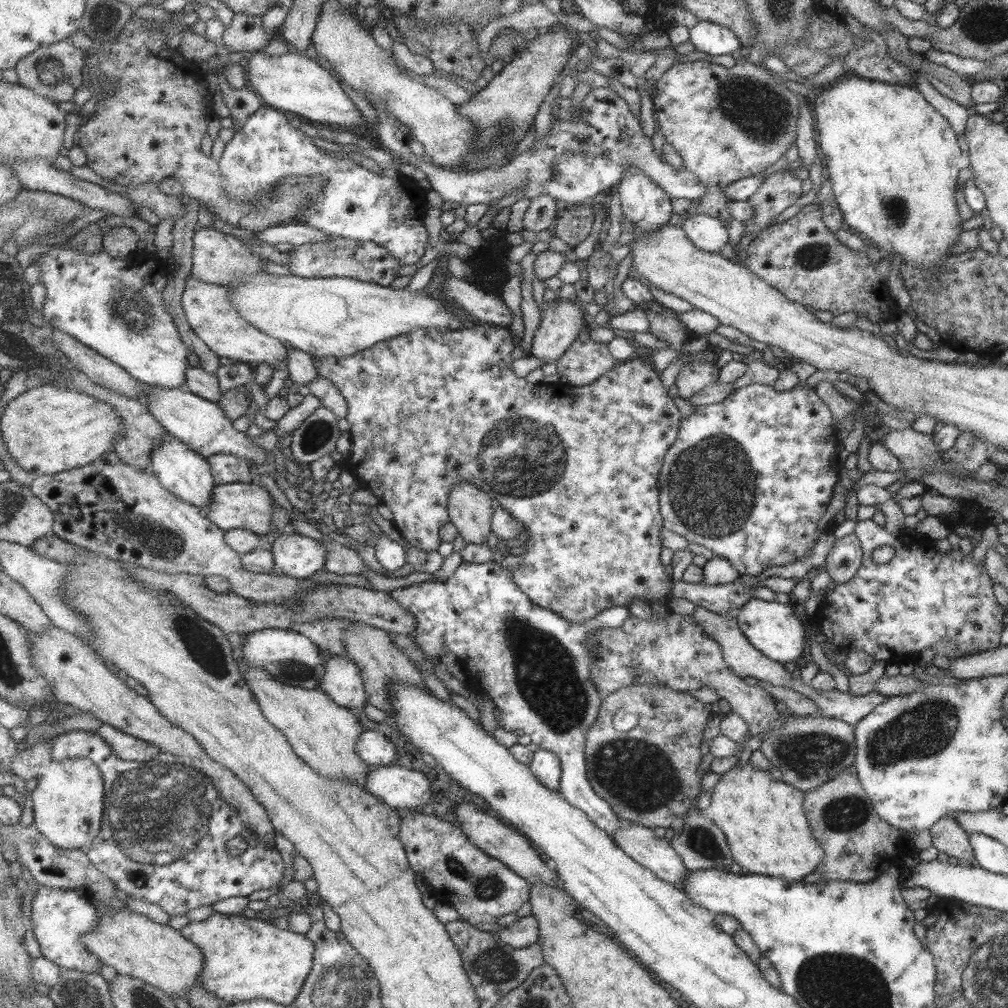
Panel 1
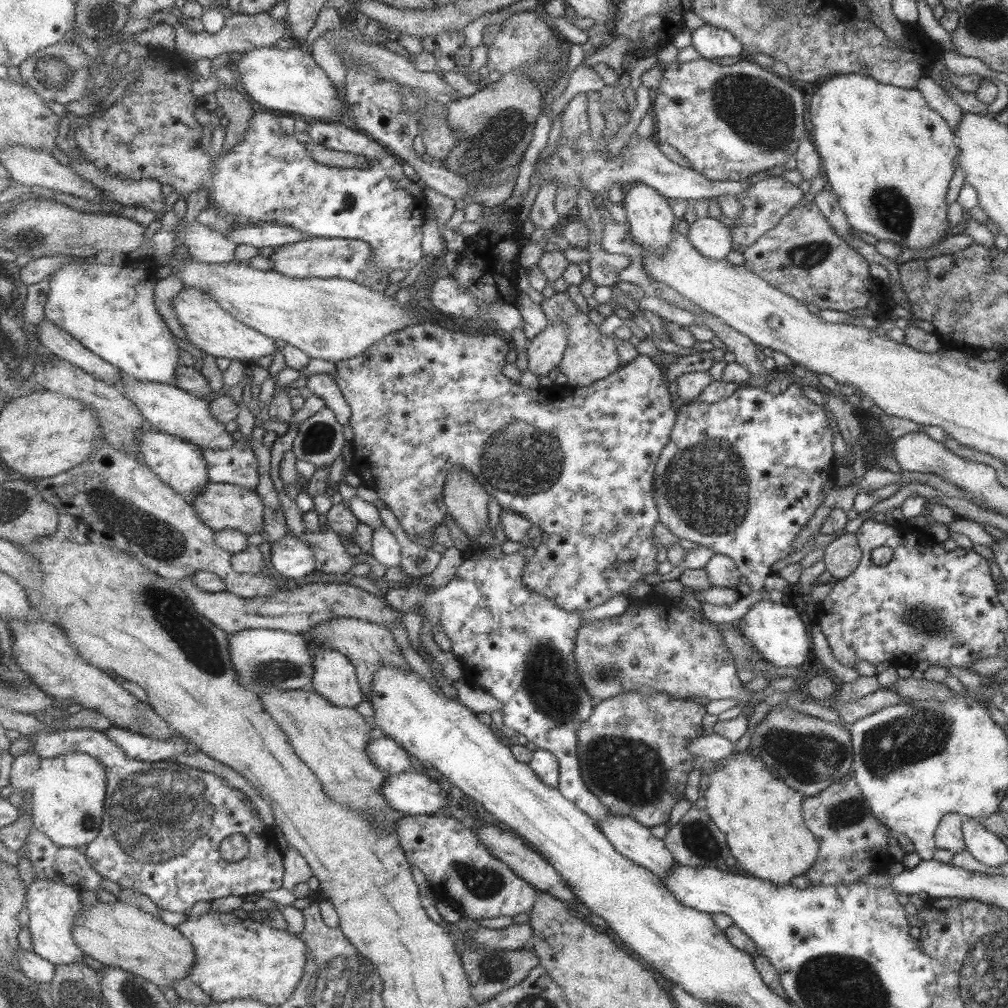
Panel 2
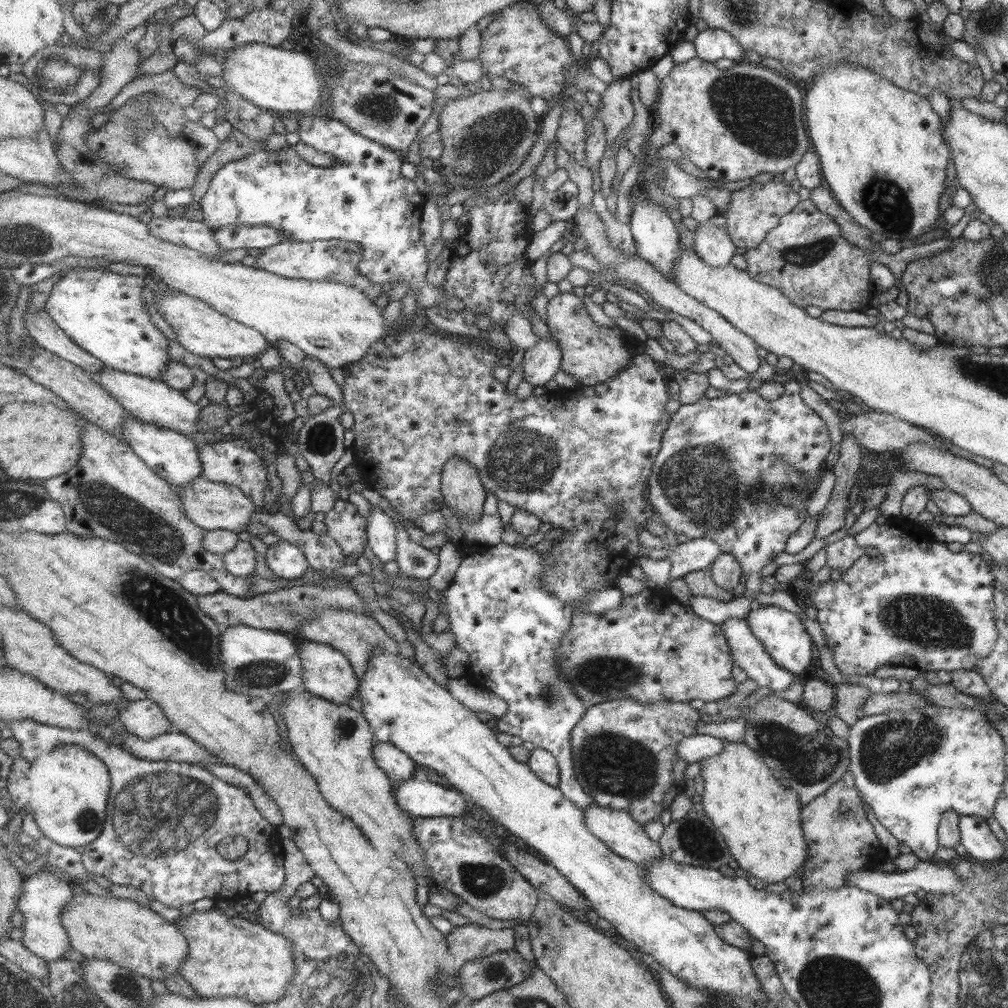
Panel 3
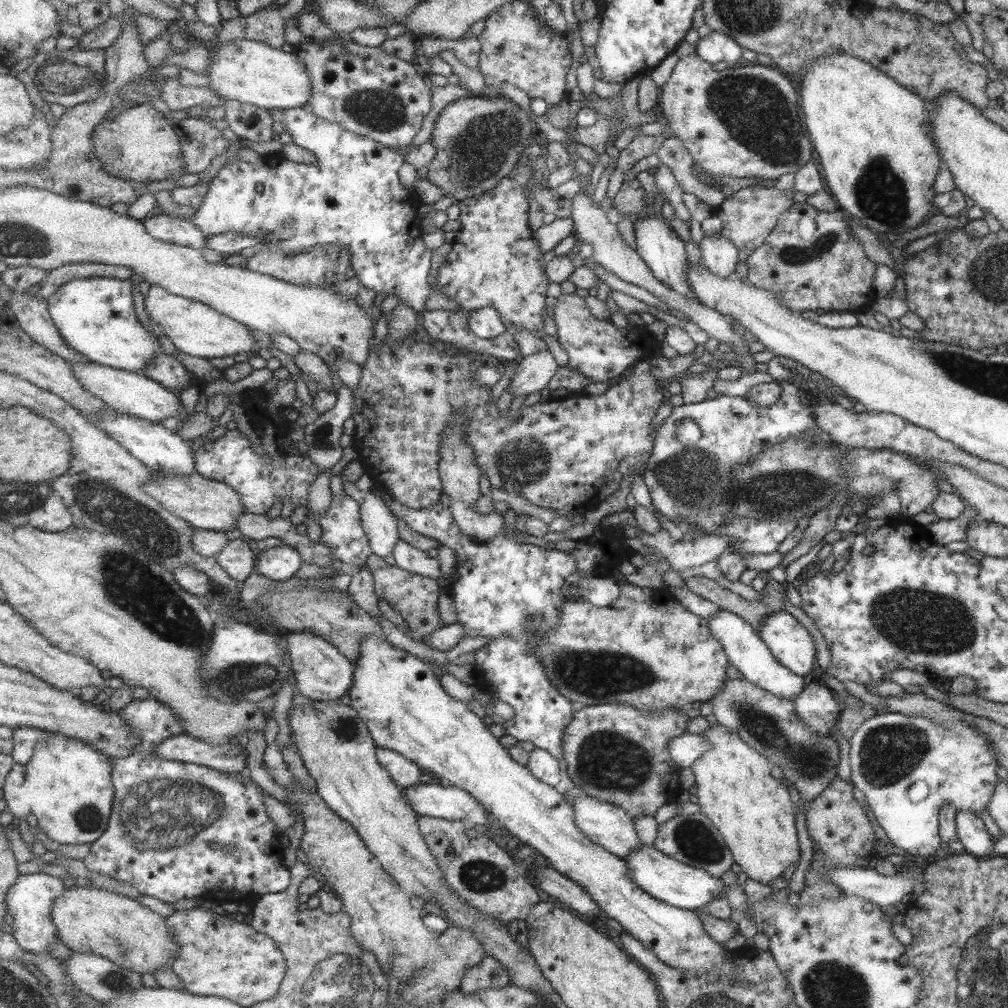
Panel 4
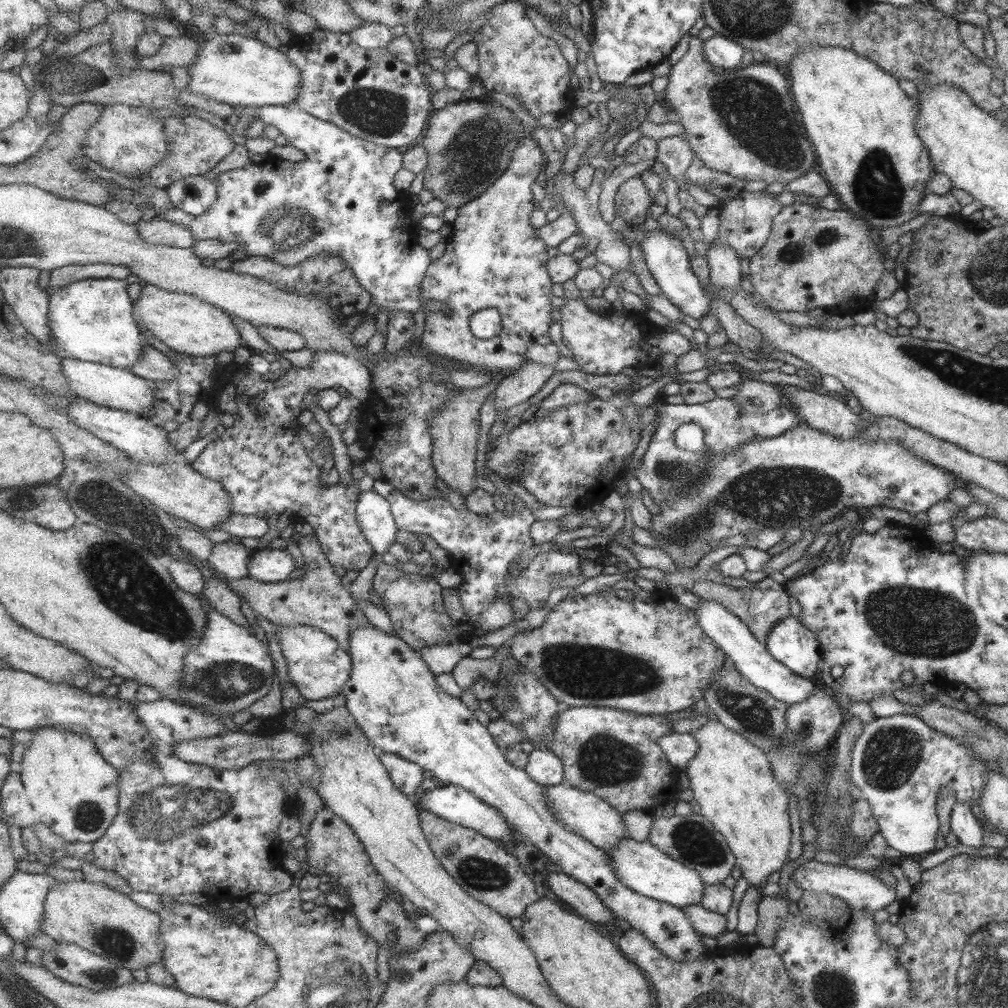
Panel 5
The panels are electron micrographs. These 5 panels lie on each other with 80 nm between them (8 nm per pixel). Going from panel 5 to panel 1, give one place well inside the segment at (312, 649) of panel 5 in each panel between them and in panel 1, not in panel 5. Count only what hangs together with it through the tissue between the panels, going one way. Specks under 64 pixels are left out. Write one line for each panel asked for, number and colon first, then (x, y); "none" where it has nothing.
1: (342, 681)
2: (336, 679)
3: (329, 674)
4: (321, 672)

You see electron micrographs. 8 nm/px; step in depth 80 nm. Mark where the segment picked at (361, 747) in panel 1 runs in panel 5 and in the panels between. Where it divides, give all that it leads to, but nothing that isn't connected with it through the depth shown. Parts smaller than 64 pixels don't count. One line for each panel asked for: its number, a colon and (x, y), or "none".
2: (386, 753)
3: (400, 767)
4: (406, 773)
5: (408, 776)

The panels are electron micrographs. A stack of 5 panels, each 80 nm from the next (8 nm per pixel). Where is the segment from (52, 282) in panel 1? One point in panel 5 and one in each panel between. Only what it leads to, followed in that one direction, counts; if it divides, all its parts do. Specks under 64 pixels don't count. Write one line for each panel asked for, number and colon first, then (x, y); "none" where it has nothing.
2: (111, 309)
3: (102, 311)
4: (96, 315)
5: (93, 320)

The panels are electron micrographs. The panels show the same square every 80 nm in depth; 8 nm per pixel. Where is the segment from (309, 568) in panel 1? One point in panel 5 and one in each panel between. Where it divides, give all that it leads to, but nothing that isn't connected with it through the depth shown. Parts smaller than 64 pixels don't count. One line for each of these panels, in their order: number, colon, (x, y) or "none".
2: (291, 557)
3: (285, 560)
4: (280, 563)
5: (267, 565)

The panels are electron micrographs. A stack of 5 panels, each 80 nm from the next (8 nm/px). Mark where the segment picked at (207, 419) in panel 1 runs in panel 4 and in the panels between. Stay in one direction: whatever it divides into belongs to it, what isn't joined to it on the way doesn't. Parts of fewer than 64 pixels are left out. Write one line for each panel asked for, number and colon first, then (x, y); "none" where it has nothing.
2: (166, 407)
3: (153, 401)
4: (130, 393)

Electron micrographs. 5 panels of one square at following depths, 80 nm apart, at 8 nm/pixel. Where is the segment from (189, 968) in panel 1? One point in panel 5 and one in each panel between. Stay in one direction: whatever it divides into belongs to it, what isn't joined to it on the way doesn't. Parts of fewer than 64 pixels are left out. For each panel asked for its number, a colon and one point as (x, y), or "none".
2: (118, 934)
3: (133, 936)
4: (129, 934)
5: (103, 921)

